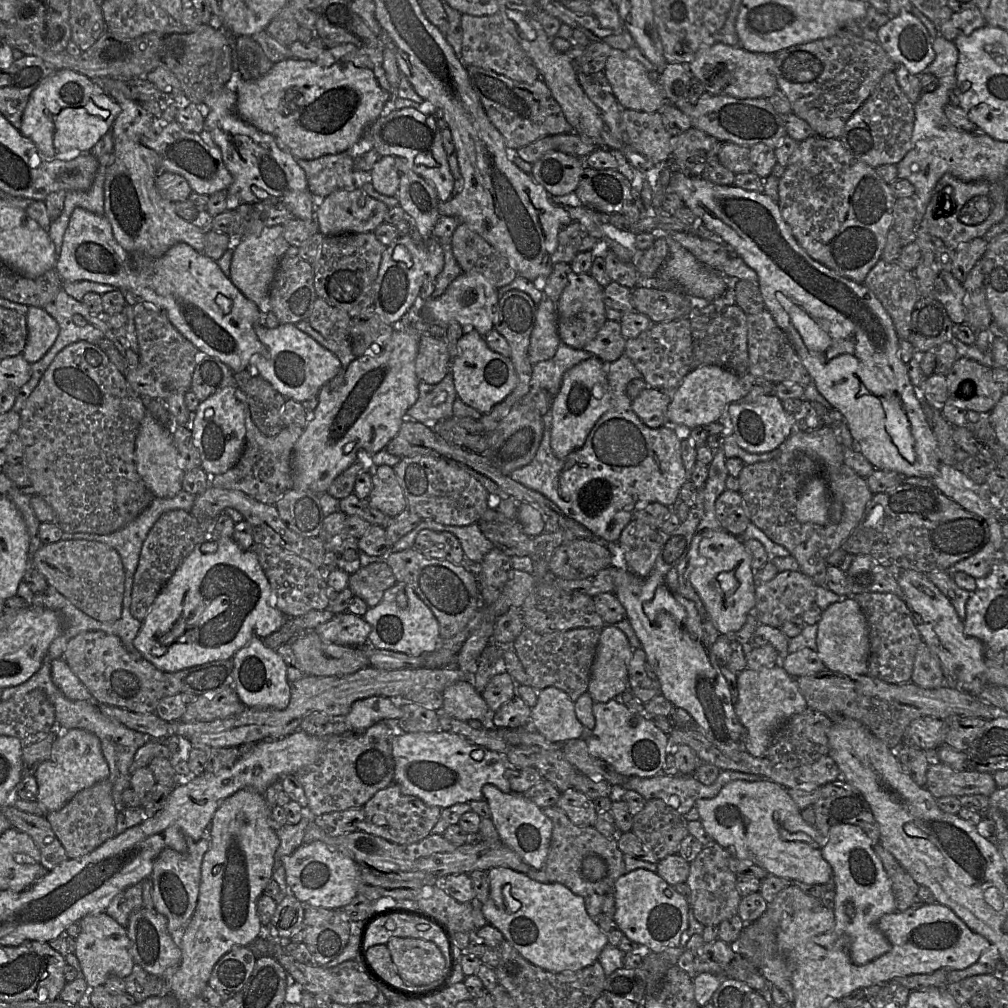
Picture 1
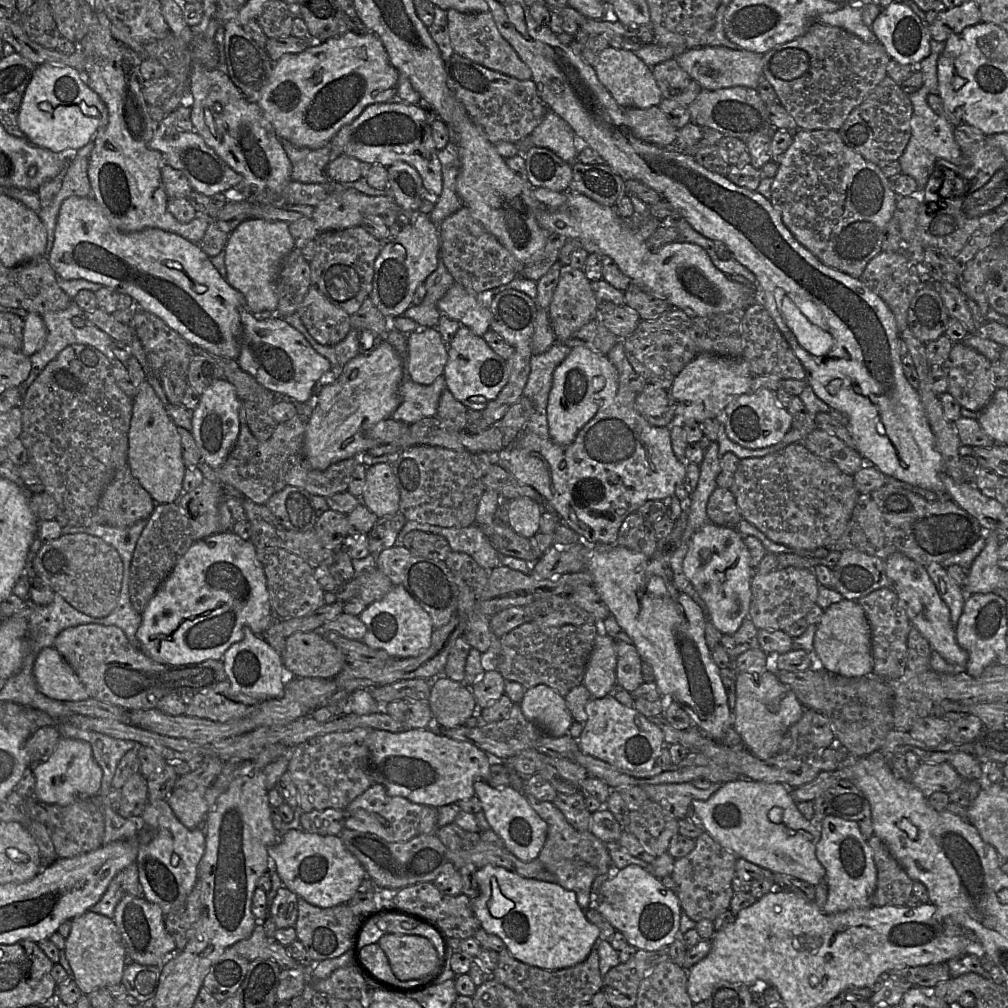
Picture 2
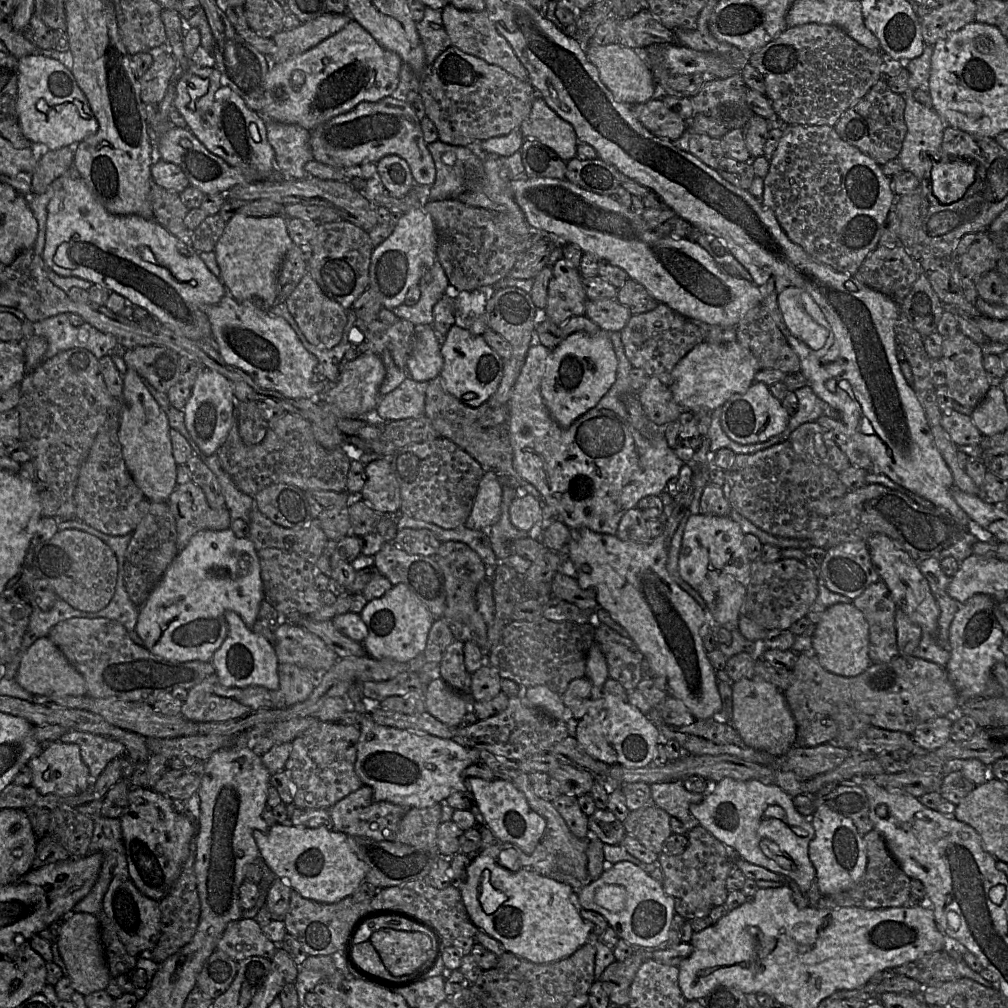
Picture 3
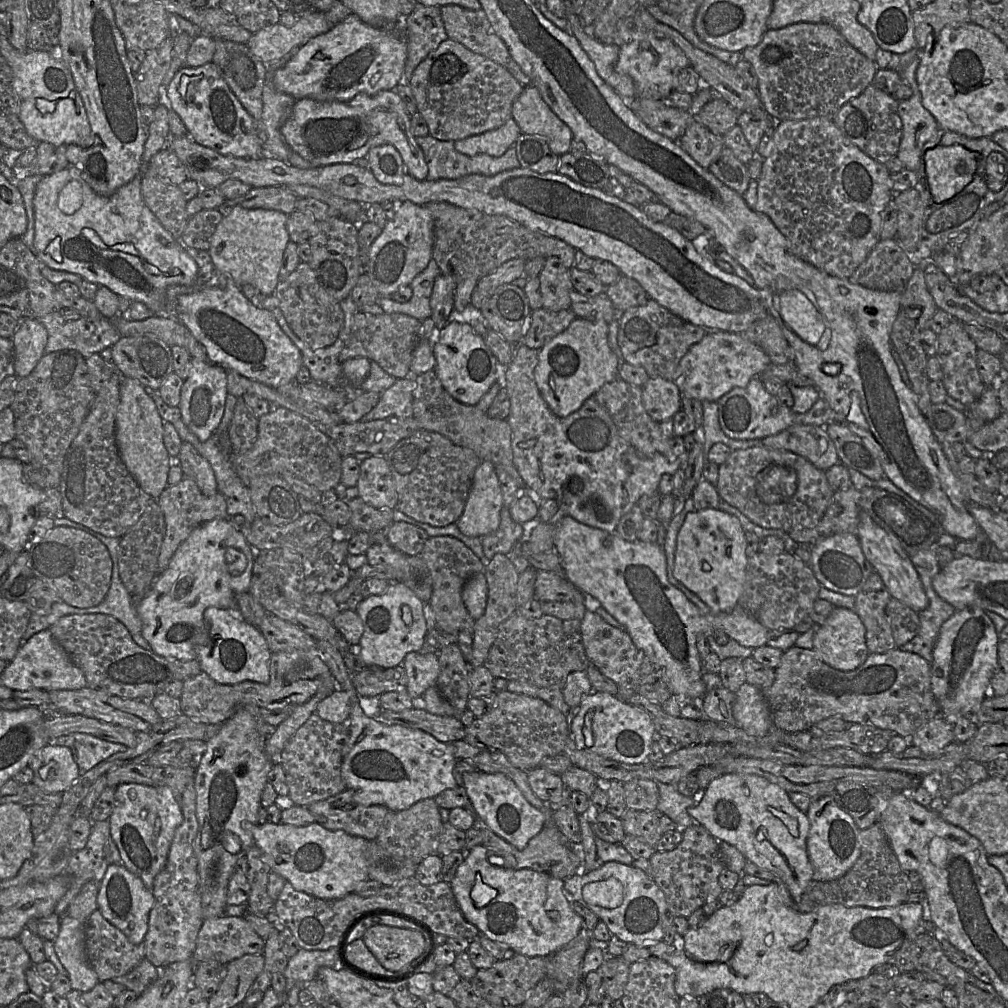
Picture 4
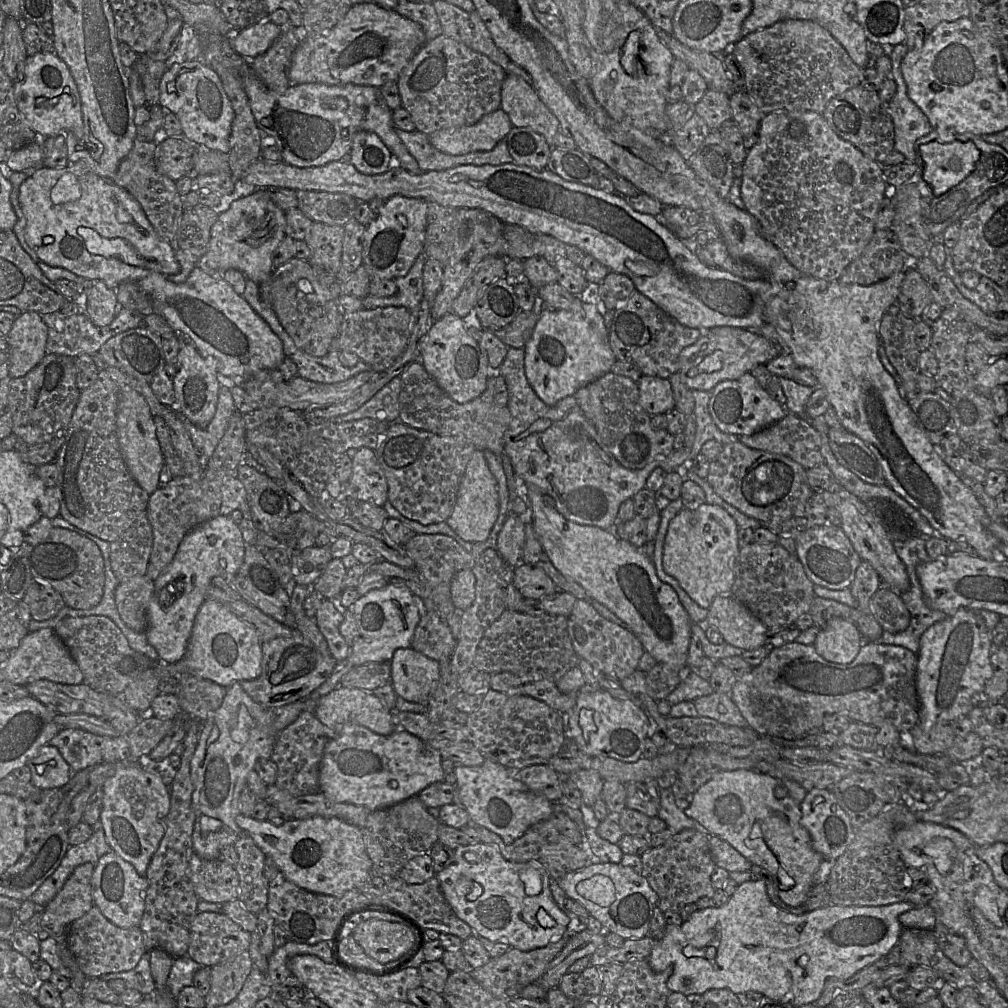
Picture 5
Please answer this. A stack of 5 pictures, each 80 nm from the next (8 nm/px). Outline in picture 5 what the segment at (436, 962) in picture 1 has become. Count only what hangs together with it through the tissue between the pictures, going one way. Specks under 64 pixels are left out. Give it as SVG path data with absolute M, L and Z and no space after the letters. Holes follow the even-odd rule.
M368 919L351 936L364 952L381 964L410 961L421 949L423 938L416 928L380 919Z

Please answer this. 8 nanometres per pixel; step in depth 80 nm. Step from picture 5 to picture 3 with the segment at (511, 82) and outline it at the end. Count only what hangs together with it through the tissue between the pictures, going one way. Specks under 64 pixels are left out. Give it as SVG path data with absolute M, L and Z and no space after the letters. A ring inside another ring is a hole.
M537 97L520 131L525 139L537 140L551 148L564 161L577 155L579 140L573 127L560 118L541 97Z

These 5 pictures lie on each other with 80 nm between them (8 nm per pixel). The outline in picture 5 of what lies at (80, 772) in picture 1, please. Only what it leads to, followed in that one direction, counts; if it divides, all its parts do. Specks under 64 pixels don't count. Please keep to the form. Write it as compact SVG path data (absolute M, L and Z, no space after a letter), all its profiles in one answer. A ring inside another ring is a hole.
M49 744L42 746L27 766L31 771L31 783L41 790L63 788L72 777L69 764L59 750Z

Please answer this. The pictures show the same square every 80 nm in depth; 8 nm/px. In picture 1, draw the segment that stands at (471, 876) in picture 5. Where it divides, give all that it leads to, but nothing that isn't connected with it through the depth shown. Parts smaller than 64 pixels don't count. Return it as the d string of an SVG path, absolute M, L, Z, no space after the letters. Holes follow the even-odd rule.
M491 868L487 874L490 891L487 901L481 904L481 911L488 924L497 928L504 939L527 961L545 971L561 973L578 971L598 960L600 952L608 944L608 939L587 913L581 896L560 883L541 883L510 868Z

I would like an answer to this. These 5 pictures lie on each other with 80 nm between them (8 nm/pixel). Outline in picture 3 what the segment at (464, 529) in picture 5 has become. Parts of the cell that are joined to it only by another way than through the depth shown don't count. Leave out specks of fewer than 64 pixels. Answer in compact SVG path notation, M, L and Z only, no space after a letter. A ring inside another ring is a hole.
M485 469L471 513L464 525L469 529L487 531L499 520L502 496L499 474L492 469Z

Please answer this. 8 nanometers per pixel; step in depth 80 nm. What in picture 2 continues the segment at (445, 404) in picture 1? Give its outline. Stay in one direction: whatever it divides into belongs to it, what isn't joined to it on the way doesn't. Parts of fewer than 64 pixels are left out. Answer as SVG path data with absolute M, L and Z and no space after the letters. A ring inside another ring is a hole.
M405 360L404 378L398 391L399 405L391 418L412 424L426 417L436 416L438 403L445 389L446 380L443 375L429 385L418 384L410 380Z

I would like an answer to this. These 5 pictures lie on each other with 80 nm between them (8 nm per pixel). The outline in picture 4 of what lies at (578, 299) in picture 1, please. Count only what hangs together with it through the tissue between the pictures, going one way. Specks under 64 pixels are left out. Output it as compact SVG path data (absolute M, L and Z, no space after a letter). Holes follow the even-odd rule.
M548 257L538 278L543 307L555 312L570 310L570 292L574 289L569 268L557 257Z

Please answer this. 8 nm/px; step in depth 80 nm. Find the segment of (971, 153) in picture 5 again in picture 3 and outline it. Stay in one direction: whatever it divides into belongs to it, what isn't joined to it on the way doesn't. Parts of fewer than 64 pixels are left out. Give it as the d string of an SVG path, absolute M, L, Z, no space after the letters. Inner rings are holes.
M939 159L931 168L932 193L940 203L955 202L965 195L976 177L976 163L972 159Z

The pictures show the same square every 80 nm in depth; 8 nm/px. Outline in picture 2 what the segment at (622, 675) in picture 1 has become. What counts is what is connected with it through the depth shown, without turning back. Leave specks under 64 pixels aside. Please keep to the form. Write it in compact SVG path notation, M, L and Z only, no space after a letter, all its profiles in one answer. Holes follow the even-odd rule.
M601 631L595 639L583 679L583 685L592 698L599 699L609 695L617 684L616 665L615 640Z

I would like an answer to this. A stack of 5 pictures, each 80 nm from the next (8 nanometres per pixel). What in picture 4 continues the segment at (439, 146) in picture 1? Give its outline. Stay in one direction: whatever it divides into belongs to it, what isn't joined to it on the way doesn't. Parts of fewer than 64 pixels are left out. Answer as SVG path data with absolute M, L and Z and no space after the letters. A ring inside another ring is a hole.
M383 90L374 95L359 93L346 102L297 99L282 126L282 135L291 151L306 159L314 167L354 163L360 158L366 158L371 148L390 144L400 153L409 174L418 180L426 180L428 177L429 170L424 153L411 130L411 115L395 90Z

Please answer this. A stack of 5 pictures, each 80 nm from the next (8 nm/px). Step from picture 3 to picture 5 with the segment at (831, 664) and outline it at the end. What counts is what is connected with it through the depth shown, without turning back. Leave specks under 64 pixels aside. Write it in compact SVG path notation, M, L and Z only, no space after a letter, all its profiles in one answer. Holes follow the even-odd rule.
M833 619L820 629L814 642L816 652L833 663L848 664L858 655L864 638L856 624L844 619Z

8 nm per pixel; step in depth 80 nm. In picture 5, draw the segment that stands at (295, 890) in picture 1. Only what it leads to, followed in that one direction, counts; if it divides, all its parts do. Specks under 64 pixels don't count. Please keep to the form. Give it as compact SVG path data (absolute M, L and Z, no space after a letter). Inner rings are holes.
M240 814L236 817L239 828L249 834L266 856L270 856L284 876L297 886L324 895L342 896L358 889L373 875L373 864L369 858L362 830L336 817L314 816L304 819L288 819L281 825L268 820L256 820Z

